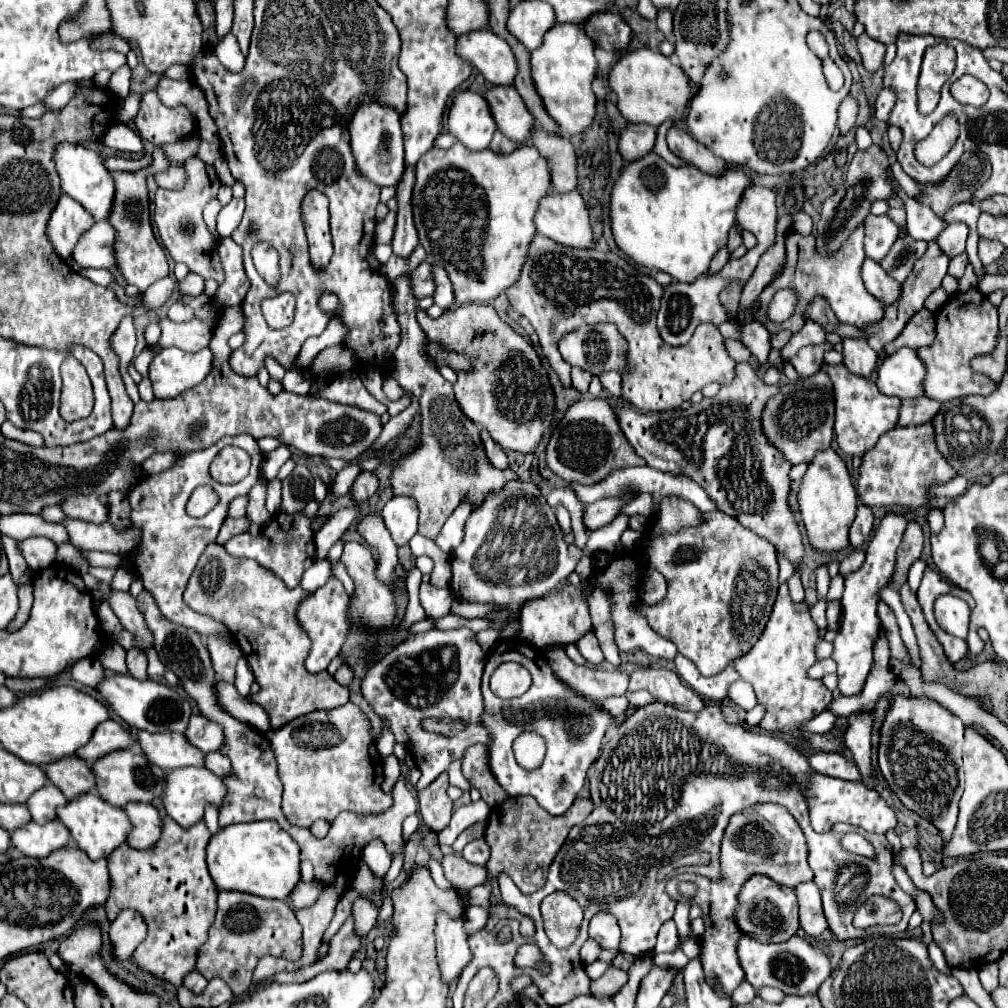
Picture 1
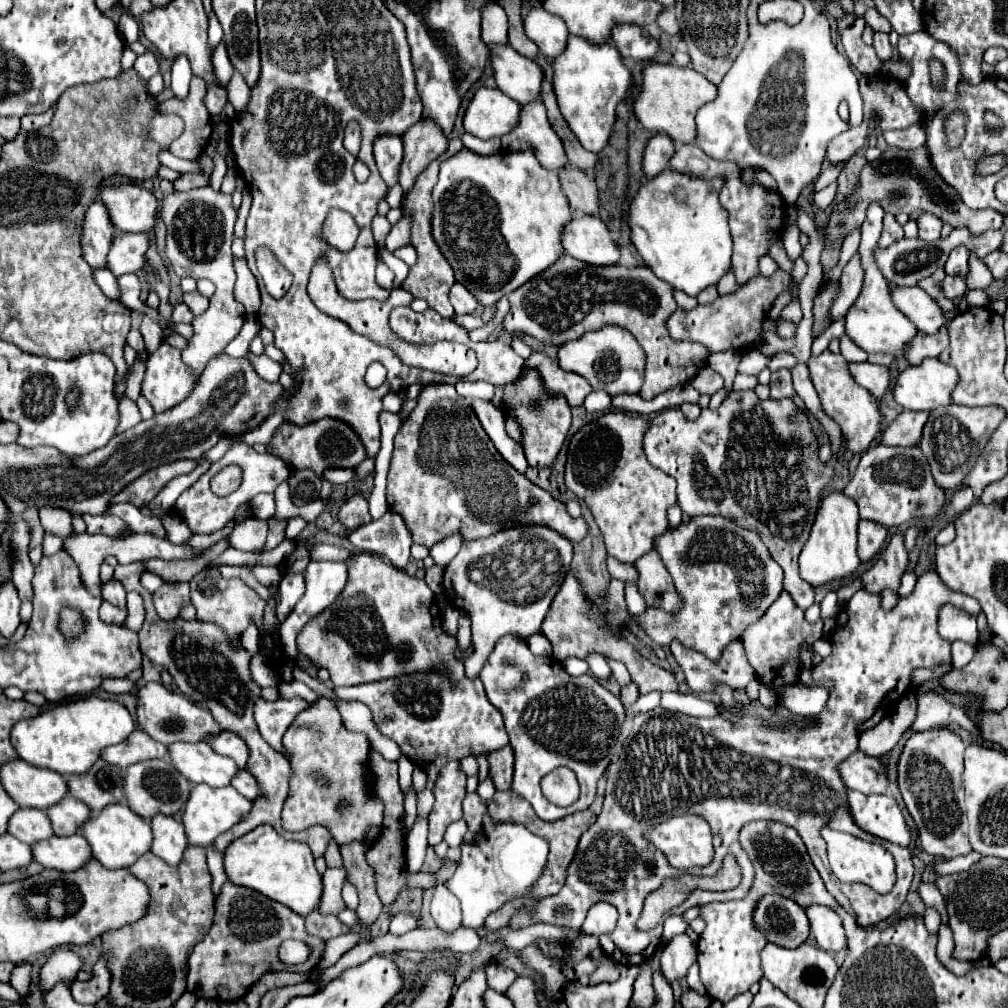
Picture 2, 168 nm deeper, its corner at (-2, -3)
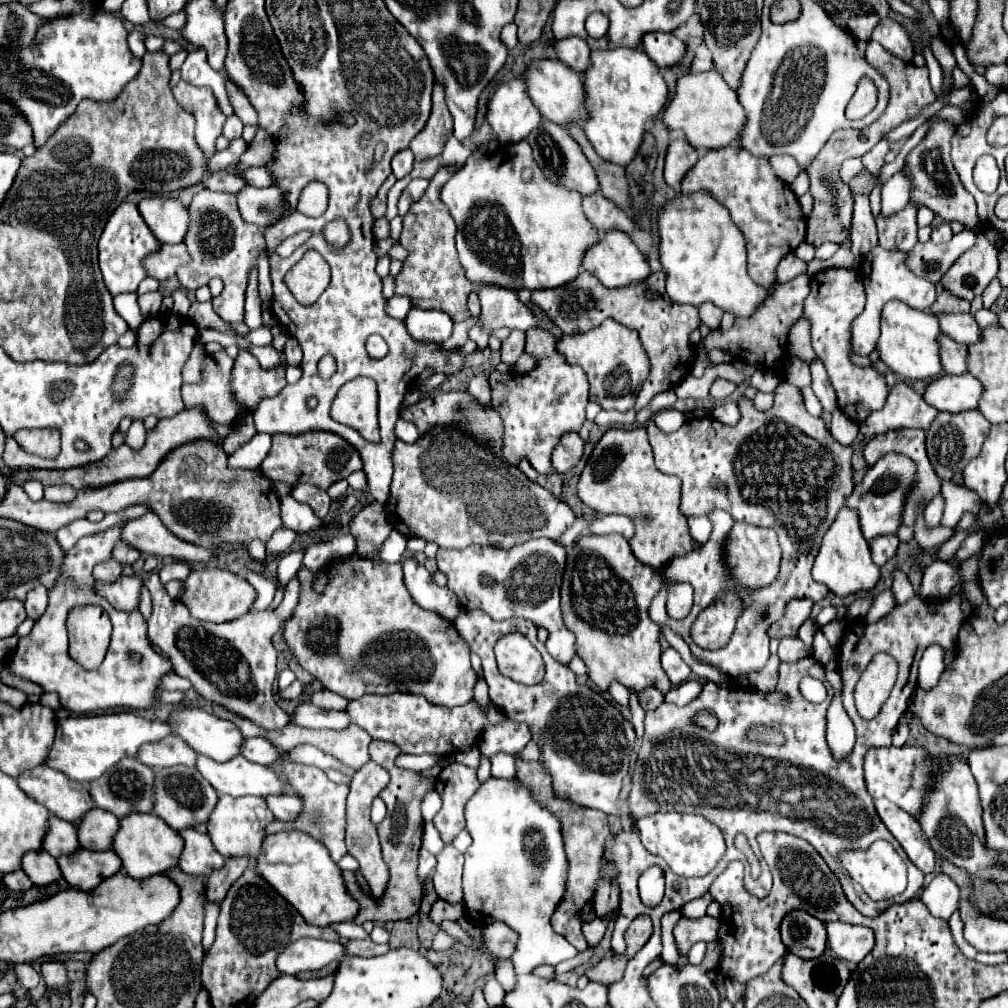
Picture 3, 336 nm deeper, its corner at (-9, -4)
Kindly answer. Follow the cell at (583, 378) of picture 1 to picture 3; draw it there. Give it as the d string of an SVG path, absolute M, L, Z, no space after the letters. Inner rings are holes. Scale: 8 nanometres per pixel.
M530 328L526 334L526 352L536 358L536 368L532 372L508 376L498 372L490 374L492 404L496 406L496 412L504 424L502 456L514 464L526 456L536 472L552 474L554 470L550 466L550 454L556 446L556 440L560 440L564 432L578 432L586 420L590 384L586 372L580 366L566 364L564 356L556 348L556 338L550 332Z

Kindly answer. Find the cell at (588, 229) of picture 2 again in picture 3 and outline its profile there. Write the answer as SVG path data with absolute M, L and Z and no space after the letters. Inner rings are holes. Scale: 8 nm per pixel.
M618 230L602 234L584 254L582 266L608 288L644 280L650 274L644 254L634 246L628 234Z

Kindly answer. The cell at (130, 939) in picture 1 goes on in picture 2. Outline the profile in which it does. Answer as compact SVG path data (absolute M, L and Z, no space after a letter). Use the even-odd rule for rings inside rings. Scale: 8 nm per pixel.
M99 957L99 961L91 971L89 981L75 981L71 985L71 995L79 1003L93 1005L109 993L109 979L111 975L107 969L107 957Z

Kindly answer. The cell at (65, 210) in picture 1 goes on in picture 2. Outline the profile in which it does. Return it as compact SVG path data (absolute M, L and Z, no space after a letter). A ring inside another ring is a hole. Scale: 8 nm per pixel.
M101 201L93 203L85 213L81 239L83 257L93 269L107 269L107 253L113 243L113 235L117 235L117 229L113 229L105 205Z

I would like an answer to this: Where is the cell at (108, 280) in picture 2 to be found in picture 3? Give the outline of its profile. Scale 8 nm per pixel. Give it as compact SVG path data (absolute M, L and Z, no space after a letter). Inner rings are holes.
M136 292L116 294L116 296L114 296L114 308L116 308L116 312L128 322L128 326L130 326L132 330L138 330L140 324L144 322L144 316L142 316L140 306L138 306L138 294L136 294Z

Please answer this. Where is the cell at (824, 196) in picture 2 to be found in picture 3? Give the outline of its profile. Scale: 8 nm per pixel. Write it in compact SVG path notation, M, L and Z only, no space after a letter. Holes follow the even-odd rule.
M854 158L854 160L844 160L844 164L842 164L842 168L840 168L840 178L842 178L842 182L850 182L850 178L858 174L860 166L862 166L862 162L860 162L858 158Z

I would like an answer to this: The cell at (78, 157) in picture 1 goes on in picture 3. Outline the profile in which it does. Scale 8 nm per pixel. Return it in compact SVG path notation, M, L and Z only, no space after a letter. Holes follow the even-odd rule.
M150 196L140 200L138 210L158 242L162 244L182 242L188 226L188 212L180 202L172 198Z

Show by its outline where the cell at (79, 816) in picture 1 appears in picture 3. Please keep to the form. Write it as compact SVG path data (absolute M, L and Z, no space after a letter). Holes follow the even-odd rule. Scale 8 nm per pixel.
M134 812L124 818L120 818L120 826L112 838L112 850L122 860L122 870L132 878L144 878L158 874L170 866L176 866L176 860L180 856L182 840L176 830L168 828L164 820L160 820L156 814L142 814Z

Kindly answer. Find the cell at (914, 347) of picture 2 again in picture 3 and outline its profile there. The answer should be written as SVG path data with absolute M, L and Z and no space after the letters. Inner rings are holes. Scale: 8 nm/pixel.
M940 334L938 336L938 342L940 342L940 364L942 364L942 370L946 374L962 374L966 372L966 344L960 344L960 342L954 342L952 338Z

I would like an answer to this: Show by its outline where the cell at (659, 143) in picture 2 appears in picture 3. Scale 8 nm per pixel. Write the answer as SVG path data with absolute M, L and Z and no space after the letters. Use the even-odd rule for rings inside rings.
M672 140L668 144L666 162L664 162L666 184L670 188L678 186L680 190L680 176L684 176L684 172L688 172L688 168L692 168L696 160L698 160L698 152L686 140Z

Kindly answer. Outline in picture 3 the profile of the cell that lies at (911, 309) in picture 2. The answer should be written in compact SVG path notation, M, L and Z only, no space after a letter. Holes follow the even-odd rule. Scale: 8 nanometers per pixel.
M938 312L936 318L940 324L940 332L946 336L952 336L952 340L956 340L956 342L972 344L972 340L980 338L980 326L976 324L976 320L970 312L966 312L966 314Z

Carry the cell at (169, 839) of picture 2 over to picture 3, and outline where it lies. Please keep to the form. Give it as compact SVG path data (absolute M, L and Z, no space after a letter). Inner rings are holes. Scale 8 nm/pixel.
M182 828L178 832L180 832L180 838L184 840L178 866L186 874L208 876L214 868L220 868L222 856L214 850L208 834L200 832L198 828Z

